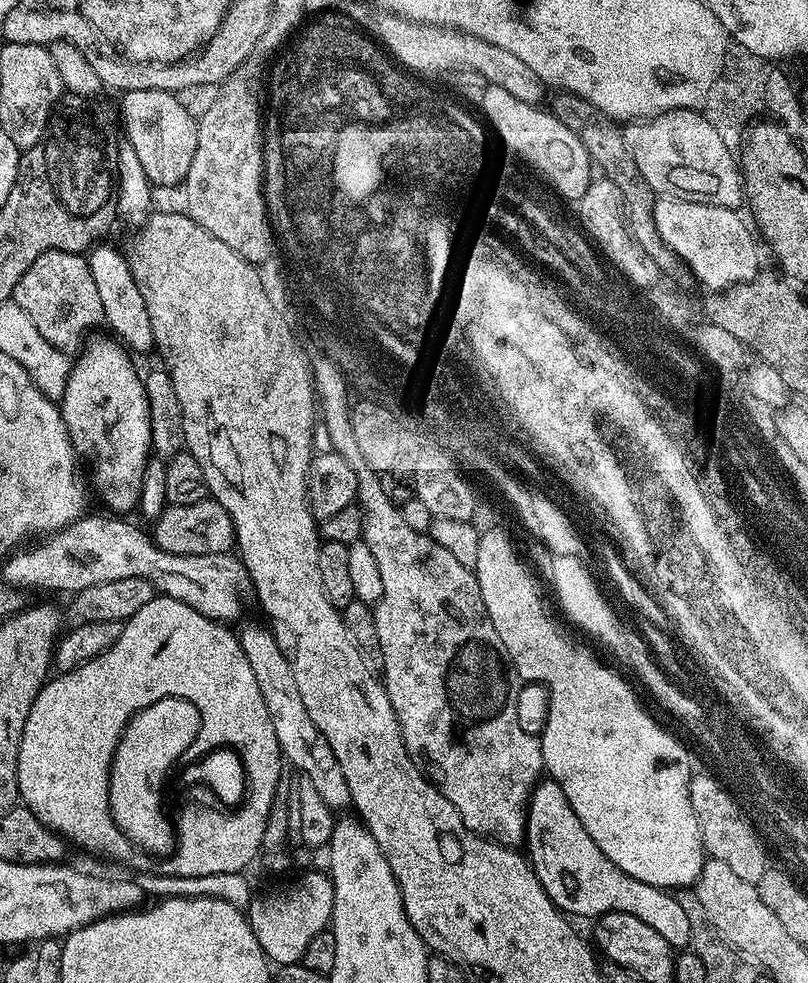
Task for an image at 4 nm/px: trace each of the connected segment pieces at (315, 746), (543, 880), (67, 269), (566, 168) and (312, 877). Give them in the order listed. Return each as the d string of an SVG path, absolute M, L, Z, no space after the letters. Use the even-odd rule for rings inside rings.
M244 624L238 628L238 635L242 650L250 662L250 671L254 673L252 680L258 682L260 697L266 701L268 722L274 730L277 749L297 773L310 778L326 806L333 810L347 809L352 799L342 766L338 766L338 758L334 758L334 750L330 750L318 726L310 722L310 714L306 714L306 705L302 702L302 694L298 694L294 674L290 674L290 662L286 662L286 654L282 654L271 627L261 624Z
M544 778L537 783L532 789L528 798L528 807L526 809L526 823L524 825L524 839L526 841L526 859L535 870L540 885L546 890L546 894L556 904L561 912L569 917L576 916L592 916L591 918L599 918L606 915L607 912L621 912L622 914L634 914L634 918L642 918L642 922L646 922L646 926L651 926L657 934L662 934L662 938L666 938L666 942L673 950L684 950L690 945L690 921L687 920L686 914L682 910L682 906L678 906L675 895L671 891L663 888L655 888L646 882L638 882L636 878L630 878L630 874L626 874L622 870L618 870L618 866L614 866L614 862L610 862L606 858L606 854L602 854L602 850L598 850L598 846L594 846L594 838L590 838L590 834L586 834L586 826L582 826L582 822L578 822L578 814L574 814L574 810L570 806L570 802L566 802L566 794L562 794L562 786L558 786L558 782L554 782L550 778Z
M50 250L34 258L30 268L14 286L12 300L26 310L30 322L38 326L38 334L42 334L42 338L59 352L79 353L82 341L89 335L88 328L101 327L105 323L102 301L98 298L87 259L75 252Z
M493 84L487 85L483 90L485 92L478 96L478 103L488 108L487 115L492 116L492 129L504 132L504 140L508 140L512 148L519 147L522 153L535 158L536 164L552 172L552 180L557 180L560 188L564 188L570 194L574 194L576 190L586 194L588 185L594 179L594 161L578 137L559 118L552 115L551 111L543 107L518 102L514 94L498 90L498 86Z
M321 870L302 873L288 889L276 888L265 896L253 895L246 915L248 925L254 930L254 938L258 938L258 946L262 946L265 956L273 965L281 966L303 961L310 938L329 927L333 906L332 877Z

